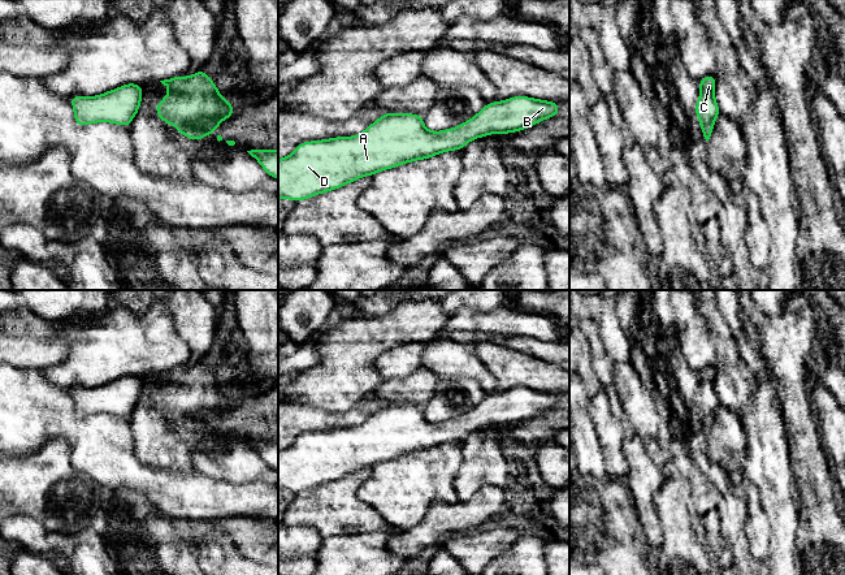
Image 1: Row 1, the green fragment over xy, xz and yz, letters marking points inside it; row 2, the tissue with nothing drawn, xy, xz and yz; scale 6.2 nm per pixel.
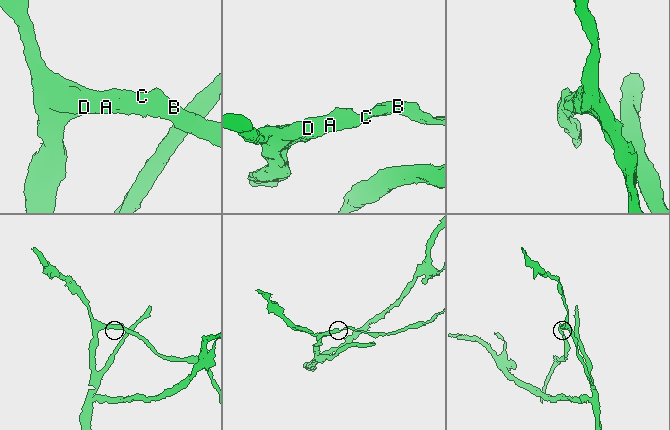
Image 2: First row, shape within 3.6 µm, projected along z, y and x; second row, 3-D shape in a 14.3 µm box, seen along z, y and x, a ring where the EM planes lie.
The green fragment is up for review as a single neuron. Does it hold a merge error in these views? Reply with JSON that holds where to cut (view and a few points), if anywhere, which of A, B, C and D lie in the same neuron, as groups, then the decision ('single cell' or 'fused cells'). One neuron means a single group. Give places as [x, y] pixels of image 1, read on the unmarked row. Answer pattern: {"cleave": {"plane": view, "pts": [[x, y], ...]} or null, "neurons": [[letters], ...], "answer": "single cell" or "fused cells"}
{"cleave": null, "neurons": [["A", "B", "C", "D"]], "answer": "single cell"}

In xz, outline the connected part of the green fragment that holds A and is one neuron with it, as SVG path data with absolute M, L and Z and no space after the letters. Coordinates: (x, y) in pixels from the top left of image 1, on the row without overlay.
M512 388L485 398L456 419L430 423L422 407L413 405L384 405L363 424L354 428L337 428L299 435L283 450L278 450L278 490L304 492L318 485L337 481L365 467L393 461L406 454L430 450L438 445L463 441L471 432L490 425L510 425L534 418L538 412L559 407L559 394Z

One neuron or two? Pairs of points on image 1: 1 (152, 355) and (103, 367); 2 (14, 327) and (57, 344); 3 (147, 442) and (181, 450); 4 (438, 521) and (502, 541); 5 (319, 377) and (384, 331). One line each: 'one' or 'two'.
1: one
2: two
3: one
4: two
5: one

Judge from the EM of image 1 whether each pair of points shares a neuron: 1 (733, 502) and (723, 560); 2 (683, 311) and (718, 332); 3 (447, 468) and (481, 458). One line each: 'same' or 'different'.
1: different
2: different
3: different

